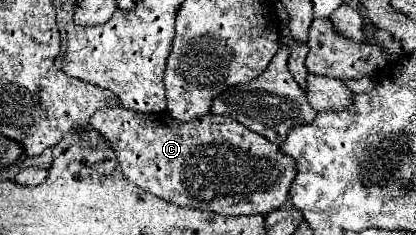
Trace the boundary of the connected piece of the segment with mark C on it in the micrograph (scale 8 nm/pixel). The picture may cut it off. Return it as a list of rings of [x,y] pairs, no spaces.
[[[119,106],[101,108],[95,112],[91,126],[103,132],[103,136],[111,142],[125,180],[135,182],[139,188],[171,204],[191,206],[225,216],[239,216],[253,212],[269,214],[289,200],[287,192],[291,188],[291,180],[295,178],[295,160],[291,160],[291,156],[283,156],[277,144],[271,144],[267,138],[251,132],[249,128],[243,128],[243,124],[231,120],[231,116],[205,114],[193,122],[177,122],[175,118],[167,116],[167,112],[139,114]]]

